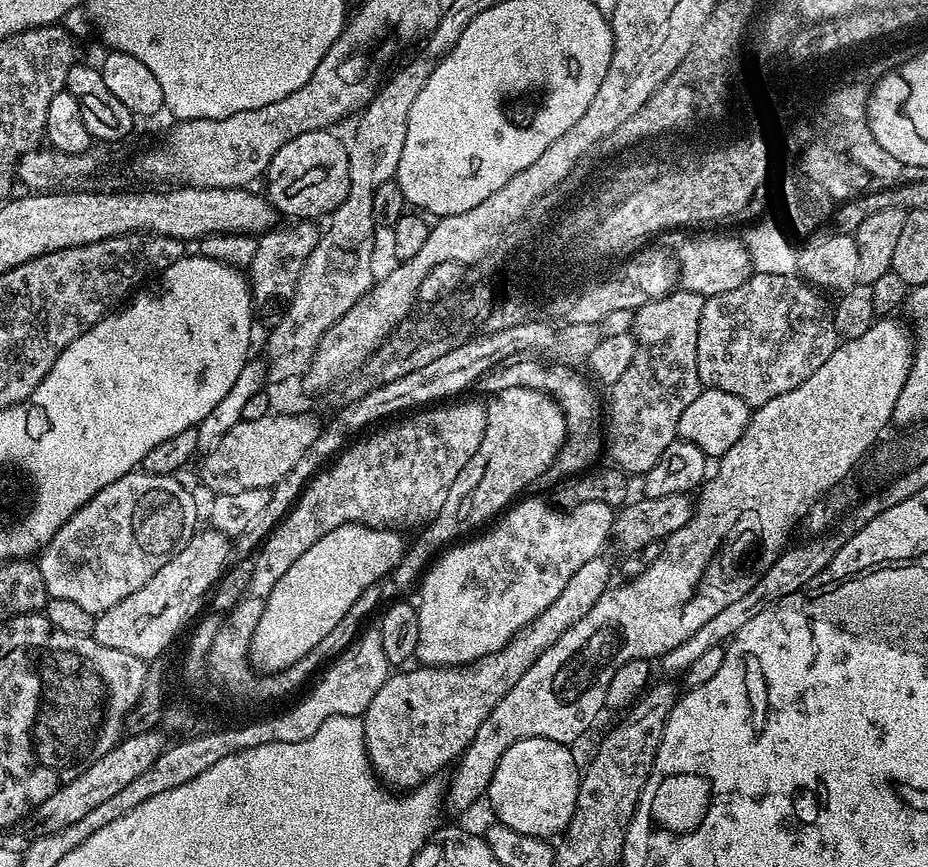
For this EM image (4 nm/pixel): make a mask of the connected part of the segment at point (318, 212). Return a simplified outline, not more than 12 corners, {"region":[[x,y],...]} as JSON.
{"region":[[298,134],[274,154],[266,196],[281,217],[327,217],[350,190],[345,141]]}

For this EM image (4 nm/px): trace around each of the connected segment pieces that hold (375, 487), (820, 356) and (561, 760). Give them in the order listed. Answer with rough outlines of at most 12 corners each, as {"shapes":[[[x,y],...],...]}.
{"shapes":[[[485,405],[421,407],[317,471],[254,556],[290,566],[330,530],[431,523]],[[799,275],[707,297],[701,385],[752,410],[834,354],[832,308]],[[573,749],[502,754],[486,800],[518,834],[559,837],[576,810]]]}

